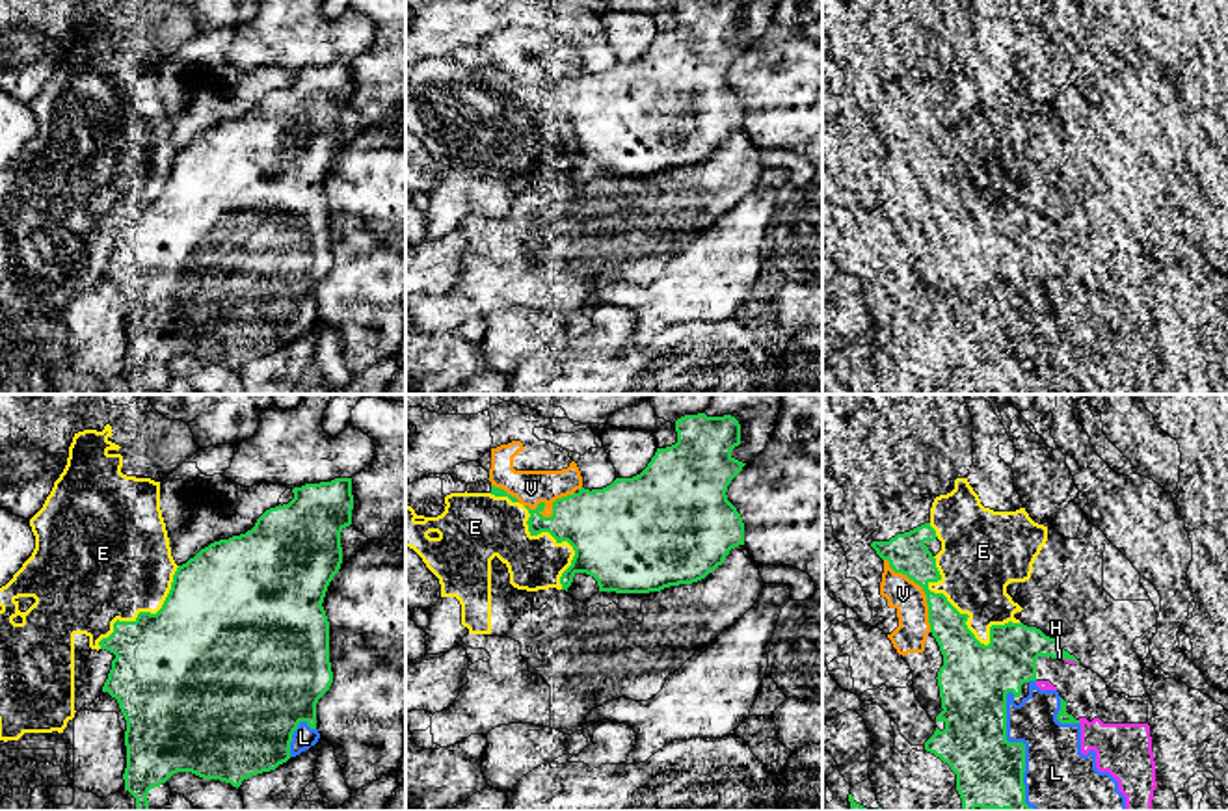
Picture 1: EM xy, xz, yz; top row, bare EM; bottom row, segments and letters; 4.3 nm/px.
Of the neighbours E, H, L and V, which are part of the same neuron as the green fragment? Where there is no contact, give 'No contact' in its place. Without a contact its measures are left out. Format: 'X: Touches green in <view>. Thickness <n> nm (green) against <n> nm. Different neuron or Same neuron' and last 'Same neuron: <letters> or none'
E: Touches green in yz. Thickness 280 nm (green) against 340 nm. Different neuron
H: Touches green in yz. Thickness 220 nm (green) against 20 nm. Same neuron
L: Touches green in yz. Thickness 300 nm (green) against 320 nm. Same neuron
V: Touches green in yz. Thickness 180 nm (green) against 140 nm. Different neuron
Same neuron: H, L

